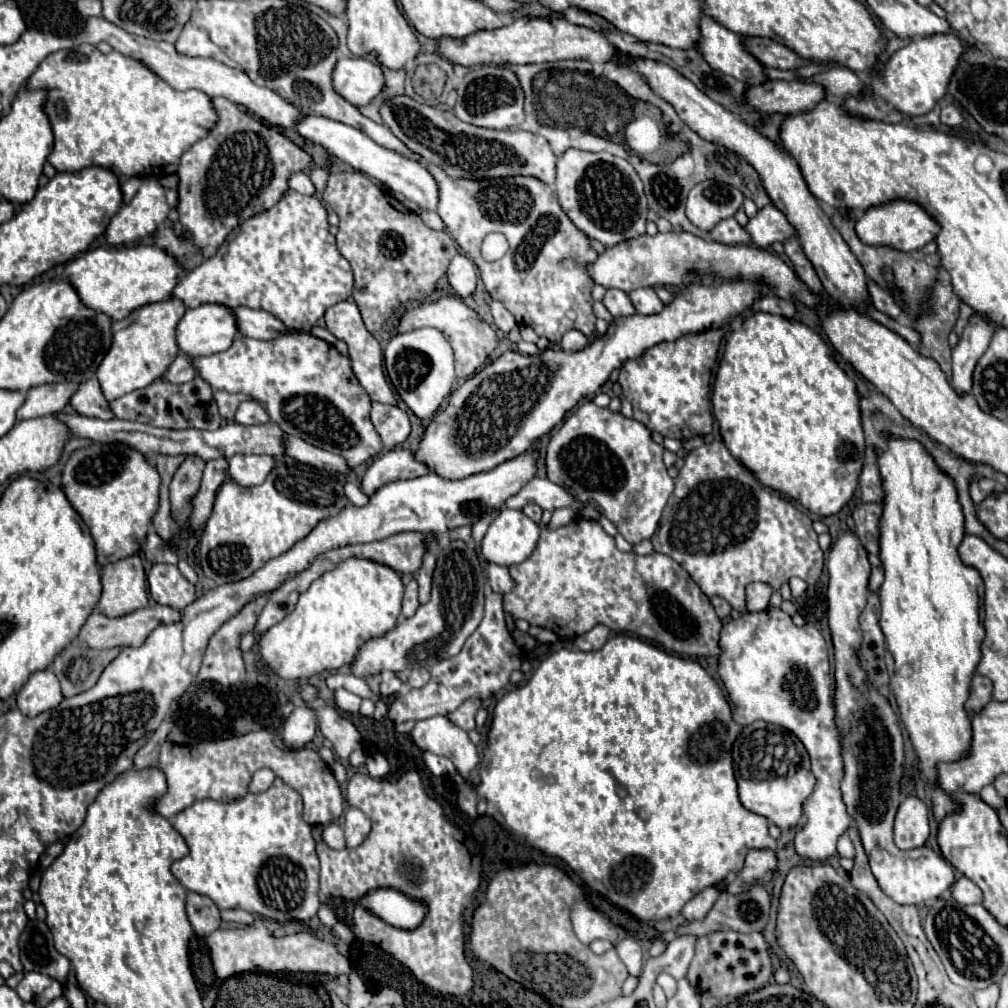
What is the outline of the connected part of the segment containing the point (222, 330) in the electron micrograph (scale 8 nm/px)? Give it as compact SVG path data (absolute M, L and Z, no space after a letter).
M208 303L188 309L176 327L180 351L190 357L202 357L226 351L238 335L234 311L220 303Z

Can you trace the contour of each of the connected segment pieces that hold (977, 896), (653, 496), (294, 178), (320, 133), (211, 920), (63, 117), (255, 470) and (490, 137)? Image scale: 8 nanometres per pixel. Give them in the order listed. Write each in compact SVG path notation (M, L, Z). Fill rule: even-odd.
M960 877L954 885L952 885L952 895L958 903L962 905L974 905L974 903L982 903L982 891L980 887L970 881L968 877Z
M586 401L564 421L560 431L546 447L548 479L566 487L578 501L584 501L598 513L606 515L618 527L620 535L636 545L656 533L662 509L674 489L674 481L668 477L668 471L662 463L662 453L664 447L650 439L650 431L642 423Z
M296 171L296 173L290 175L288 187L294 189L294 191L298 191L298 193L302 193L302 195L314 195L314 191L316 191L314 185L312 185L312 181L308 179L308 175L302 173L302 171Z
M308 115L304 121L300 121L296 125L296 131L310 139L312 143L322 145L328 153L340 157L344 163L348 163L350 167L354 167L360 173L366 173L368 177L388 185L392 191L402 193L406 199L418 203L420 207L428 209L428 211L436 211L438 207L438 181L430 175L428 167L416 159L398 155L396 151L390 151L378 143L374 143L368 135L364 135L362 131L344 125L340 121L334 119L326 119L326 117L316 117L316 115Z
M188 893L186 897L186 913L188 921L192 923L192 929L196 935L204 937L220 927L220 911L214 905L212 899L200 895L200 893Z
M88 43L48 55L28 81L32 89L46 87L50 91L46 101L46 115L54 131L54 153L48 157L48 161L56 171L104 167L120 177L142 175L160 179L176 173L180 155L198 139L204 139L210 133L210 127L218 123L218 113L214 111L212 99L206 93L174 91L164 79L160 79L138 59L118 51L104 55Z
M234 455L228 459L230 477L244 487L260 485L274 467L272 455Z
M394 97L380 109L384 125L416 155L428 163L442 167L452 179L500 179L514 175L530 175L548 185L556 177L556 157L548 141L528 131L492 131L460 121L452 111L440 111L420 105L410 97Z

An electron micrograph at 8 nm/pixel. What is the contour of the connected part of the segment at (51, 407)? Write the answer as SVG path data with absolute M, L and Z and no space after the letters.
M46 383L32 387L26 393L26 403L18 409L16 417L34 419L44 415L54 415L68 405L70 395L74 395L74 391L78 391L76 383Z

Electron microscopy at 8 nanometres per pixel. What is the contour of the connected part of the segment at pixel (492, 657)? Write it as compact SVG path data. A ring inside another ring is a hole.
M488 593L484 605L484 617L478 629L466 639L462 651L450 659L438 661L430 667L430 681L422 689L410 689L408 693L396 697L388 709L388 717L394 723L426 719L432 715L446 715L458 709L466 699L488 699L504 689L510 681L510 673L520 669L522 665L522 649L516 645L512 635L506 629L504 611L502 611L502 595Z

